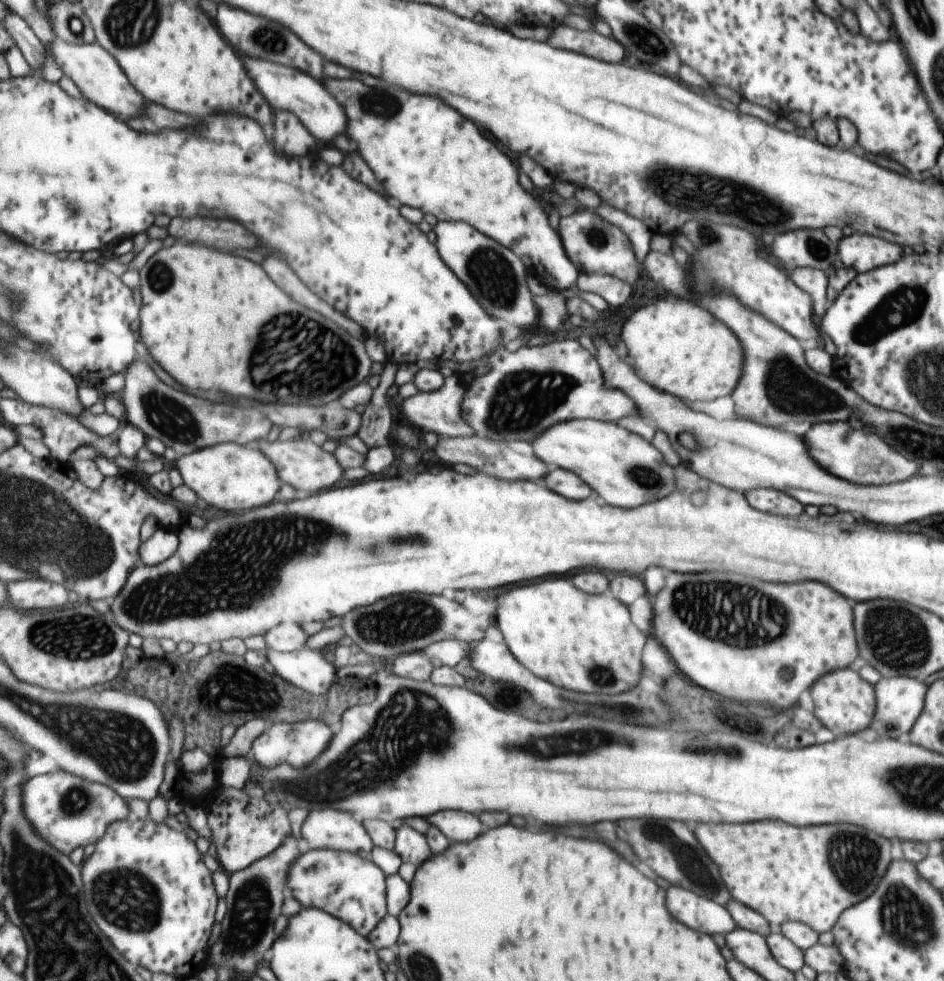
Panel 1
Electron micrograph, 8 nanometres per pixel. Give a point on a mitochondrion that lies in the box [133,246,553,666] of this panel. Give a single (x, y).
(280, 369)

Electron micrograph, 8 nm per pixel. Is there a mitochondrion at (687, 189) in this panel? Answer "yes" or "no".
yes

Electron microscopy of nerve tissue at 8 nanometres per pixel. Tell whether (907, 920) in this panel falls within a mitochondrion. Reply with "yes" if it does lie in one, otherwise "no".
yes

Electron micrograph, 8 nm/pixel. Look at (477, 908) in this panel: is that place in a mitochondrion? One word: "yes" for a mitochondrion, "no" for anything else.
no

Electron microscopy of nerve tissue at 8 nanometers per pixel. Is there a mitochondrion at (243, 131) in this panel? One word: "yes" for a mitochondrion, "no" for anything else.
no

